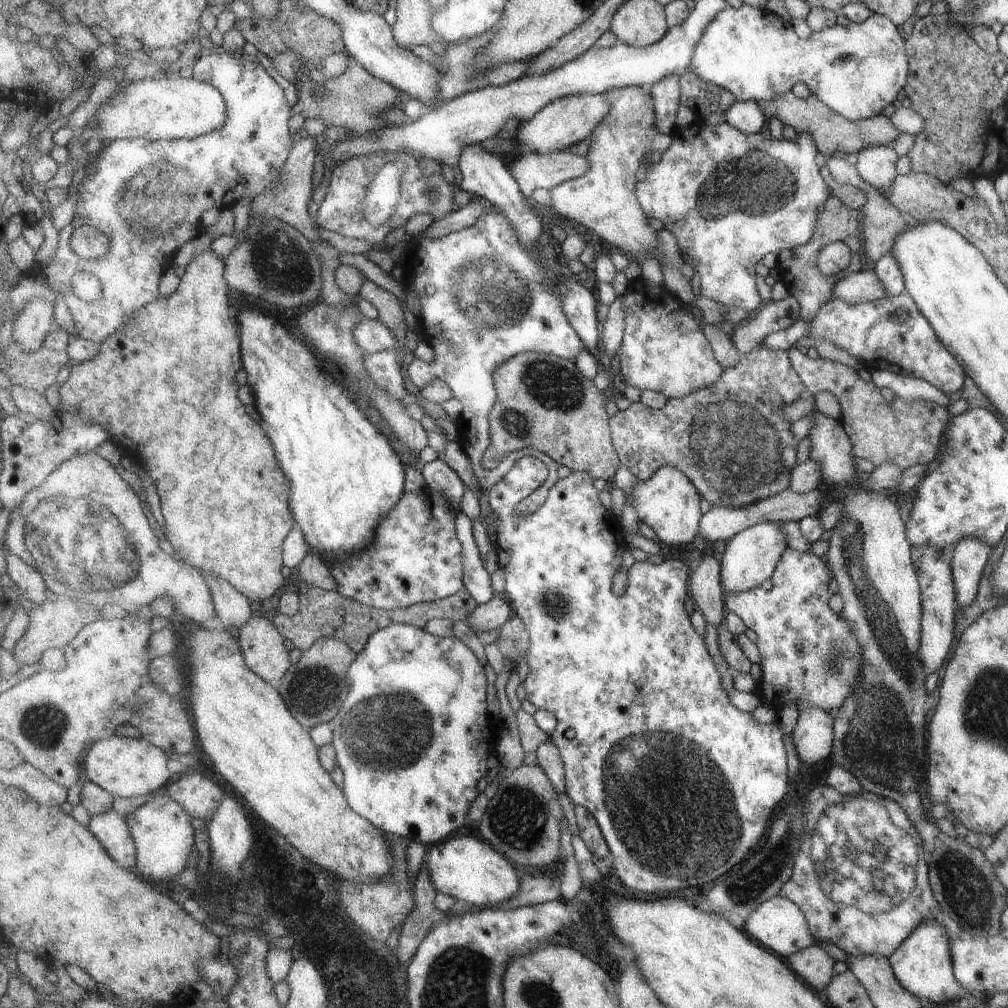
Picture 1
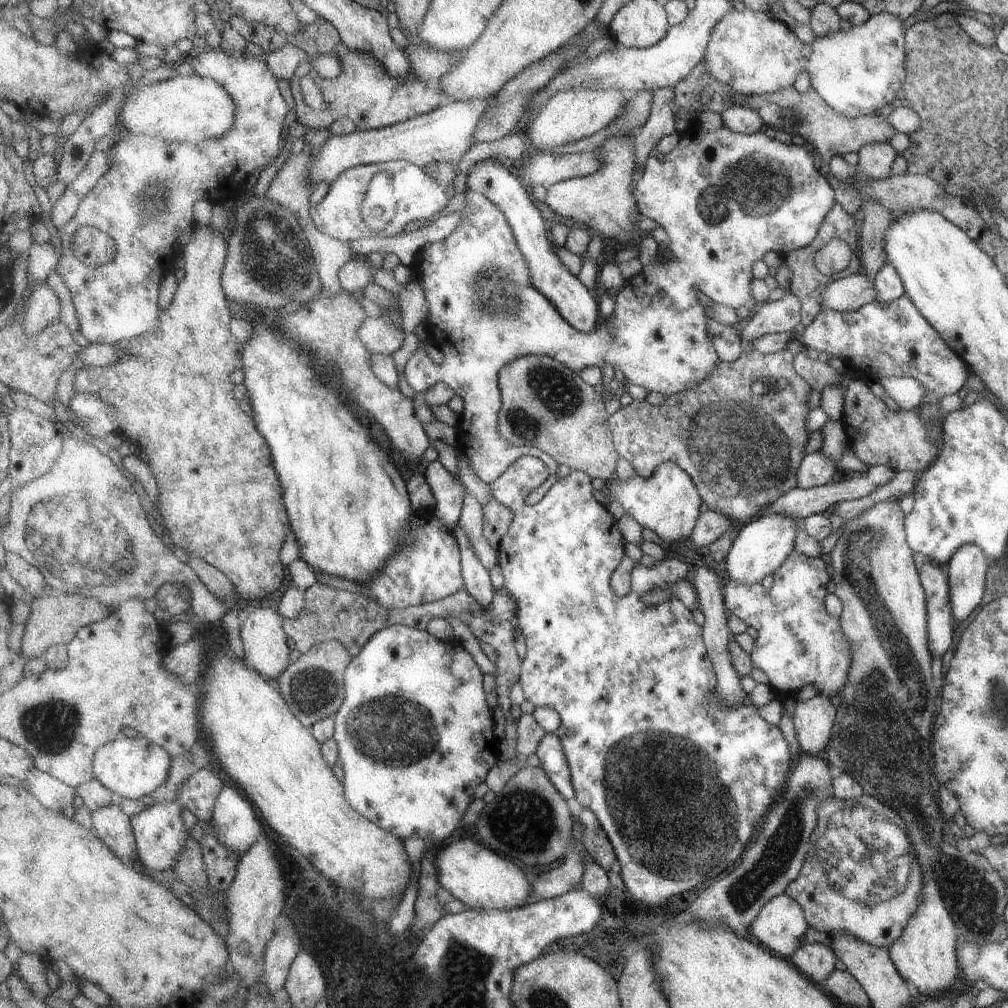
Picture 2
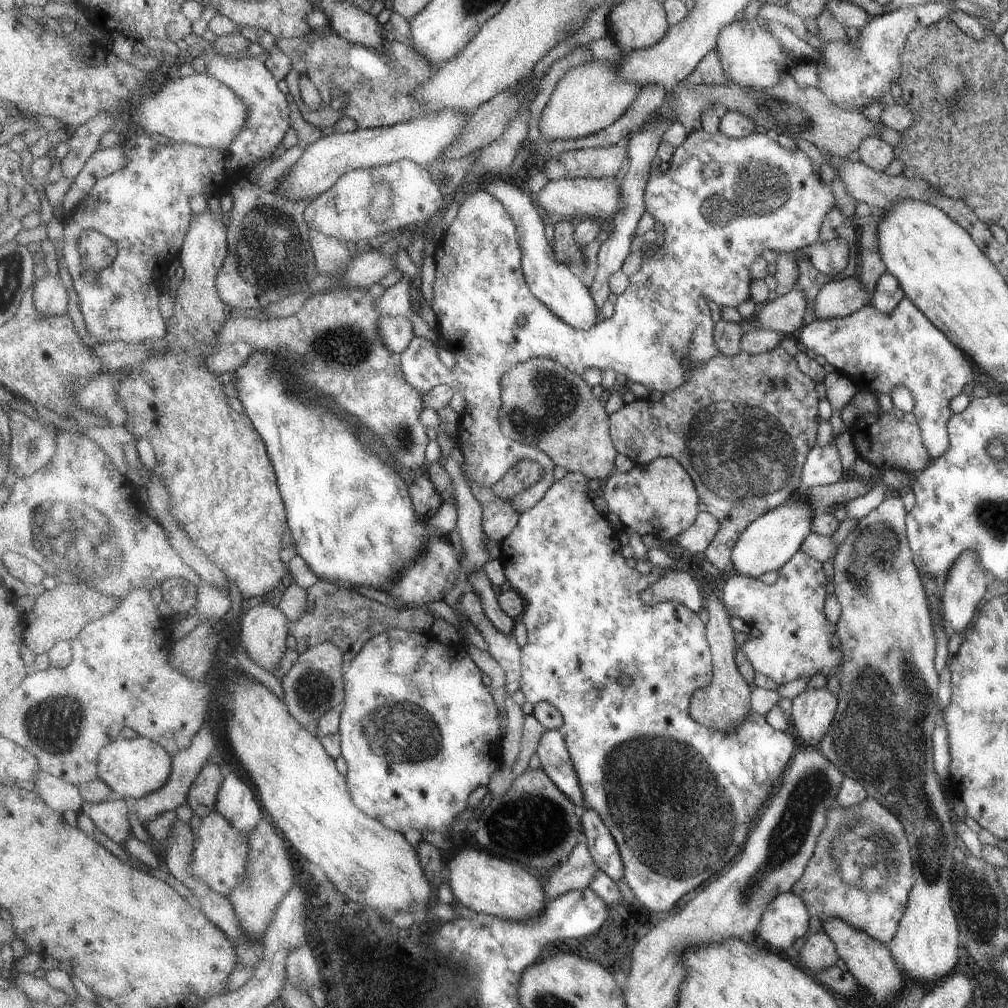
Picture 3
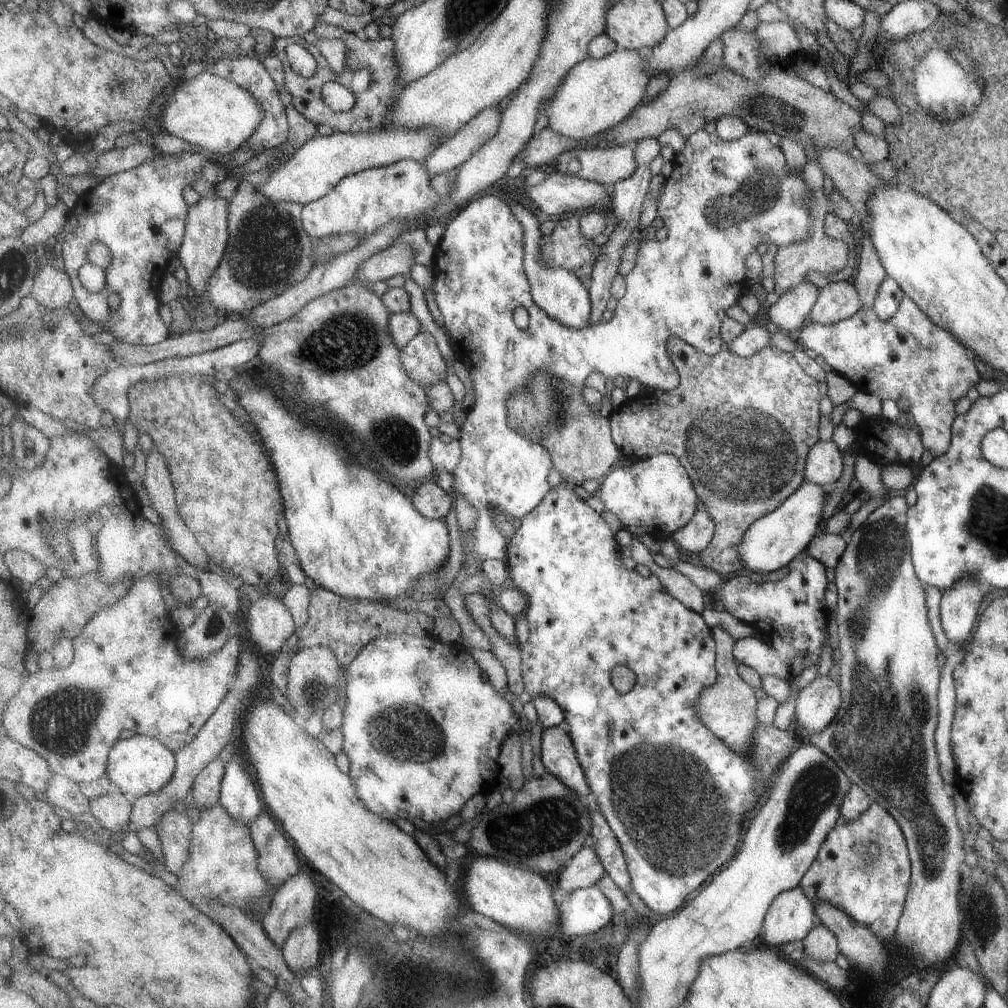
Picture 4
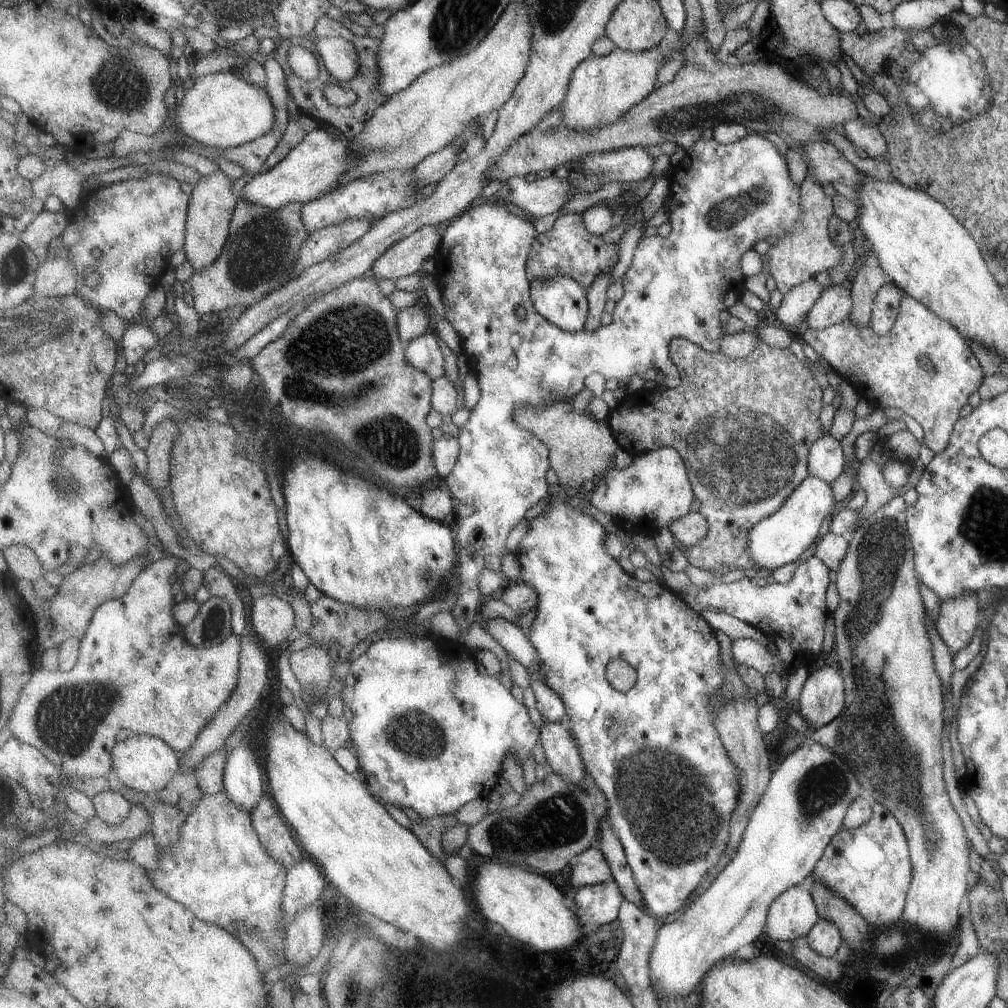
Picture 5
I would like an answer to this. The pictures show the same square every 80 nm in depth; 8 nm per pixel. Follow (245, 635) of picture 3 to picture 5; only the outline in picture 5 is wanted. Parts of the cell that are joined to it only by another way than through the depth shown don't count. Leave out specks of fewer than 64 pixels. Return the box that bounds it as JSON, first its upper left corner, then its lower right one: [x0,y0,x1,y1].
[252,596,296,646]

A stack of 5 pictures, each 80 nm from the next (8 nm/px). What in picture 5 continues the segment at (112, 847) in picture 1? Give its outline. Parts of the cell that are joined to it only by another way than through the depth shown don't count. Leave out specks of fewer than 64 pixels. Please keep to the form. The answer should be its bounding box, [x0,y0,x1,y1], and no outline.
[92,789,131,827]

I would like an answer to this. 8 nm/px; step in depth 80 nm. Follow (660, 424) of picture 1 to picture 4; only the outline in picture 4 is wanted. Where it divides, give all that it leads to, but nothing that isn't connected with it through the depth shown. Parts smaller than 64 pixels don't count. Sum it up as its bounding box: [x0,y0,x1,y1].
[609,337,820,577]

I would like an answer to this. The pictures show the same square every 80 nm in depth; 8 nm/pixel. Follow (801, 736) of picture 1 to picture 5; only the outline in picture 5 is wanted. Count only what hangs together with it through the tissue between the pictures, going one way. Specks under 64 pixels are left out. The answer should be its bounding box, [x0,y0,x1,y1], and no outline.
[799,667,844,729]

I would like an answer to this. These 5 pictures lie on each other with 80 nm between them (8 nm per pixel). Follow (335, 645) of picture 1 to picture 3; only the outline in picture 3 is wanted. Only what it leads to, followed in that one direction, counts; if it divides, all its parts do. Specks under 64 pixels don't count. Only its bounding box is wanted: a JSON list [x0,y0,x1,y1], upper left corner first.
[281,641,346,726]

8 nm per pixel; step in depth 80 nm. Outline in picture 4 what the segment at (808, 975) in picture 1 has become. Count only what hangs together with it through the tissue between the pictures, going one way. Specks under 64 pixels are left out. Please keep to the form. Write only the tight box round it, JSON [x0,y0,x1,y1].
[802,924,840,962]

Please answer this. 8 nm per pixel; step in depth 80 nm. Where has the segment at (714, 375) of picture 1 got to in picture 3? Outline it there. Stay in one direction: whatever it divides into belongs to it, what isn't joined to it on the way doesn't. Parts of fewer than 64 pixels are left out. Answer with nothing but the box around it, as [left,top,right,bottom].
[401,129,834,650]

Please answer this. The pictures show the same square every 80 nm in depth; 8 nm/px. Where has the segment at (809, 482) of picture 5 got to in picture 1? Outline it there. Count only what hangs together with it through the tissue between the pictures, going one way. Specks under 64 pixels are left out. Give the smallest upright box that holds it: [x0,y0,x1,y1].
[721,523,787,596]

